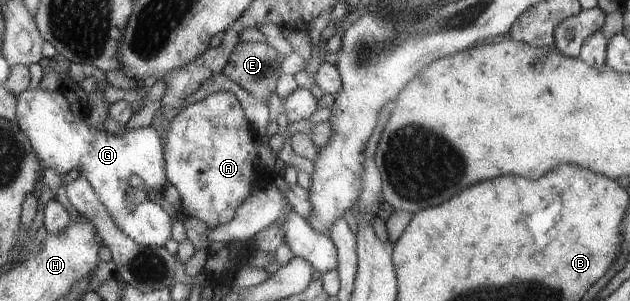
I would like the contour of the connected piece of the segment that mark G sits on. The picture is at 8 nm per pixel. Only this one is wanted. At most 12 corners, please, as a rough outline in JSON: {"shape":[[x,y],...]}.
{"shape":[[62,89],[18,95],[42,165],[76,169],[118,230],[164,248],[170,215],[128,199],[128,178],[169,185],[160,132],[90,127]]}

